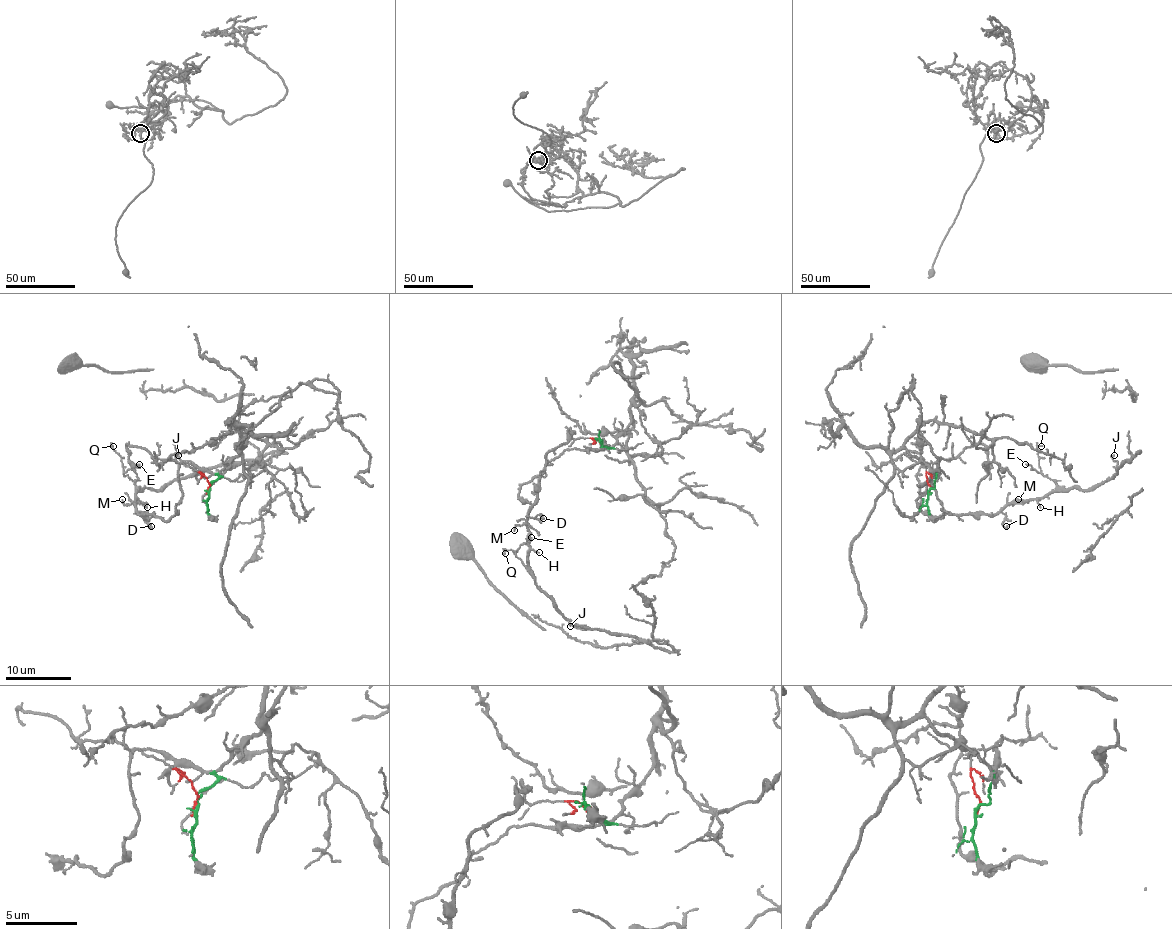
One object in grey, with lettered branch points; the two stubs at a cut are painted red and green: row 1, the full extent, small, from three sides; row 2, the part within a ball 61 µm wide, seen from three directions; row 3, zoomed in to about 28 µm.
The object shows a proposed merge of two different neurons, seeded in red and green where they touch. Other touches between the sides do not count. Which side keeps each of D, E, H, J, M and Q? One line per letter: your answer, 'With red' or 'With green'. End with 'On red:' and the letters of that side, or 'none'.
D: With red
E: With red
H: With red
J: With red
M: With red
Q: With red
On red: D, E, H, J, M, Q

